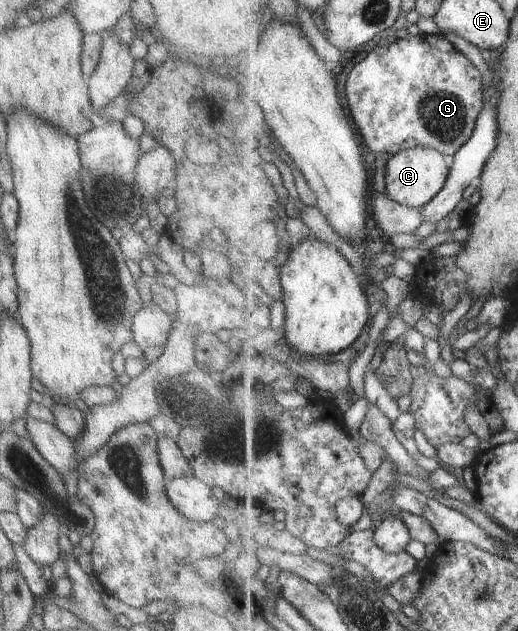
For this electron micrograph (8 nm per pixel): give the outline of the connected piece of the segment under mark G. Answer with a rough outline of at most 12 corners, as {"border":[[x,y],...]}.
{"border":[[444,35],[380,43],[343,97],[372,154],[455,156],[482,73]]}

